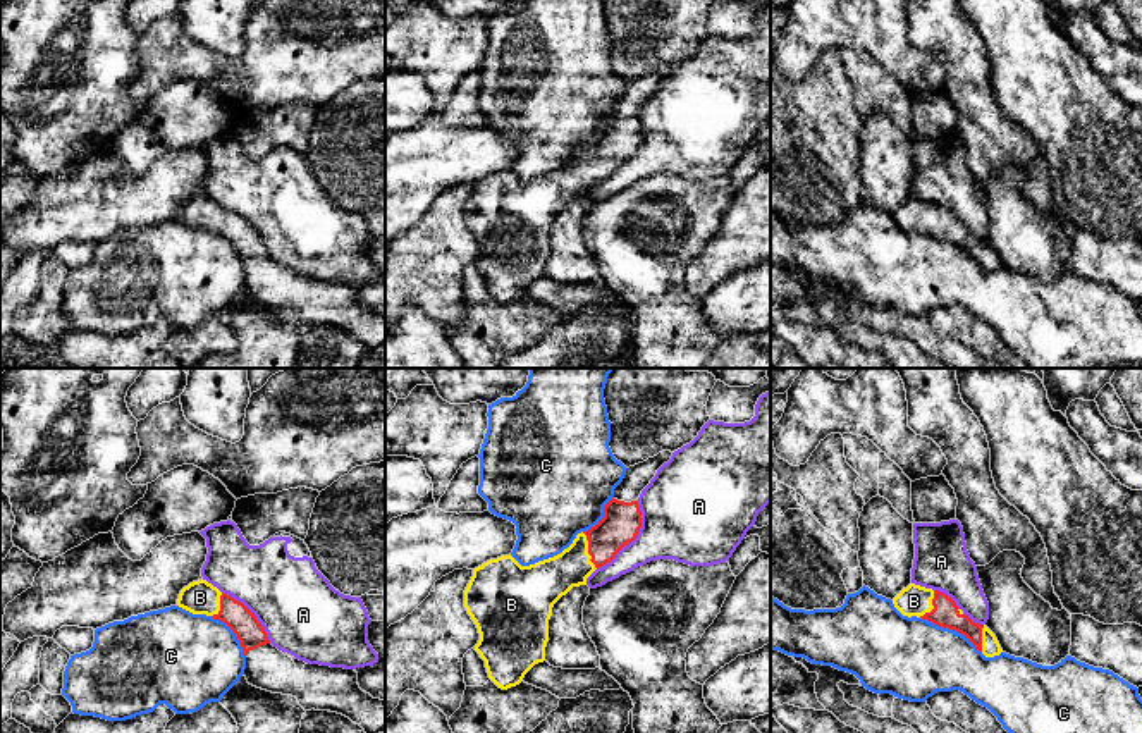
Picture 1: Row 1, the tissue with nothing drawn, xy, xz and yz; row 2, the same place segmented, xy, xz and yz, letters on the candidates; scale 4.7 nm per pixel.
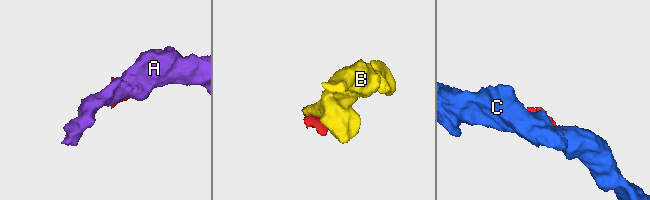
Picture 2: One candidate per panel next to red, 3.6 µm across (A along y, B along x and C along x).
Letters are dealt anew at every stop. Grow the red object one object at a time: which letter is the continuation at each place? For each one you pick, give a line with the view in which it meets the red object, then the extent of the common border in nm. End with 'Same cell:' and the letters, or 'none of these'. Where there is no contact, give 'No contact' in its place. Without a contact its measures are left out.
B: Touches red in xz. Shared border 190 nm
Same cell: B

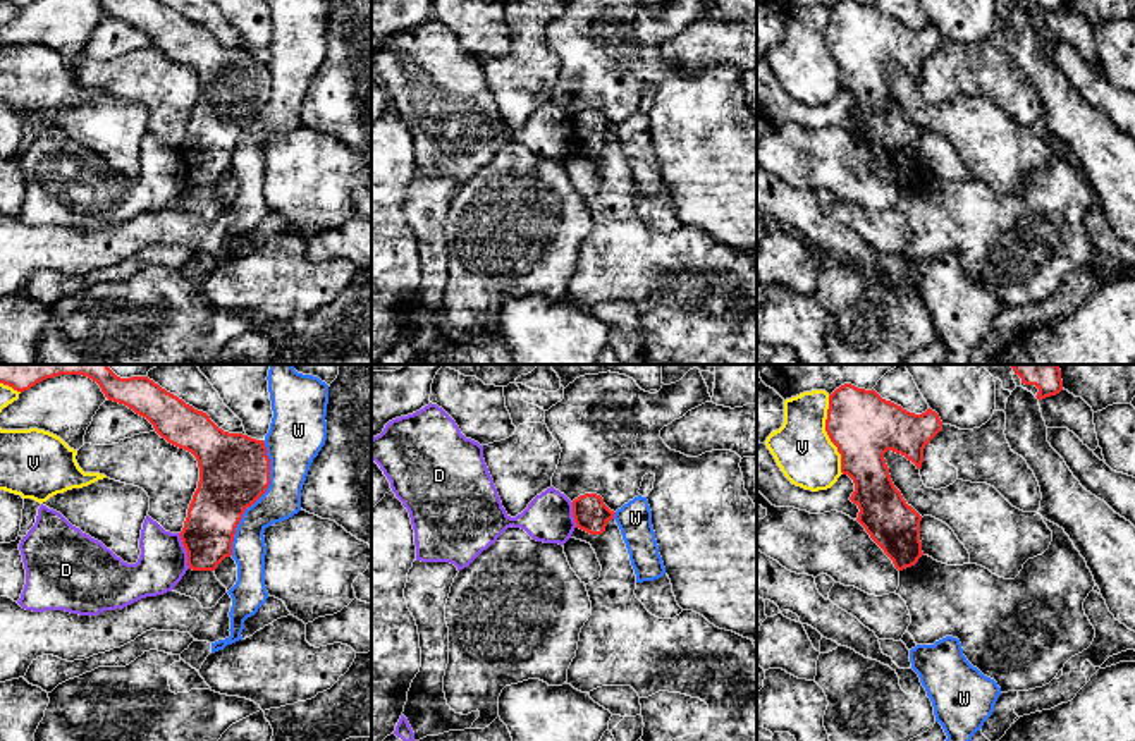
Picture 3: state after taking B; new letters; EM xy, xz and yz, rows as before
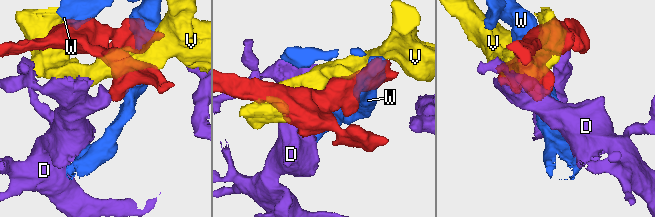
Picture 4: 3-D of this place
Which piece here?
Same cell: none of these

